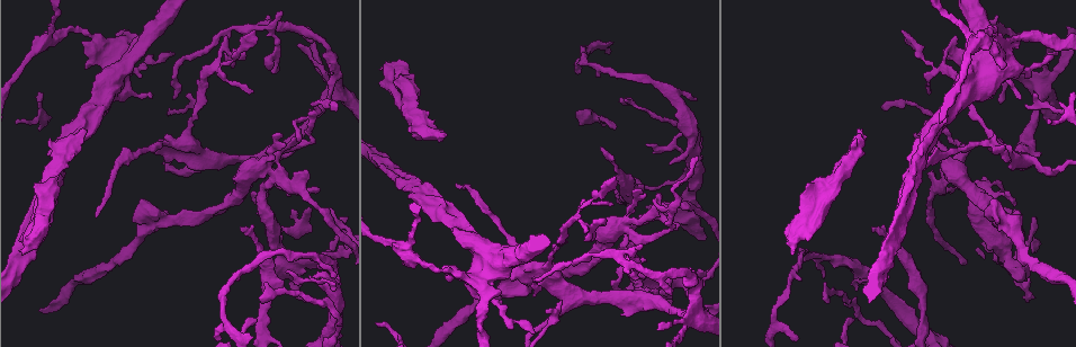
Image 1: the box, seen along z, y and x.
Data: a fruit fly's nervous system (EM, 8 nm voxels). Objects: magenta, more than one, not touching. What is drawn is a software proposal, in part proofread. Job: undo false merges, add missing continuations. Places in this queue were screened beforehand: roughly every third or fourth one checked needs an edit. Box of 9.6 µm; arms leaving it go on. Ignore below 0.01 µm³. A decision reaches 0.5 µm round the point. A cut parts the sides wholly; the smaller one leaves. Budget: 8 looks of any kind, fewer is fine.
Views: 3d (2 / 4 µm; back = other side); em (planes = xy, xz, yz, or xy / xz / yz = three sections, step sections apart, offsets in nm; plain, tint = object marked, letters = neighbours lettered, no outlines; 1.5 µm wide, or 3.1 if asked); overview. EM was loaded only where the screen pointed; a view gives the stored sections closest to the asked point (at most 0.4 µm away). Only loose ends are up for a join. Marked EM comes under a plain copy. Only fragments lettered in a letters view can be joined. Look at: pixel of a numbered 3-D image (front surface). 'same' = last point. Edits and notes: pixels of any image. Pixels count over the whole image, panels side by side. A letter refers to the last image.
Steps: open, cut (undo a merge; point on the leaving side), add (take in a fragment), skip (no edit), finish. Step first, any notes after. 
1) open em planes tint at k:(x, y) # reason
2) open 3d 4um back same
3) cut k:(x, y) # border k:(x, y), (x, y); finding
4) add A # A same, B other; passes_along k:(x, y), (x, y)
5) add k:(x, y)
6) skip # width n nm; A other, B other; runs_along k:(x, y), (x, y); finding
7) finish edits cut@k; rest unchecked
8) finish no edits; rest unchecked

open 3d 2um at 1:(403, 251) # branch point

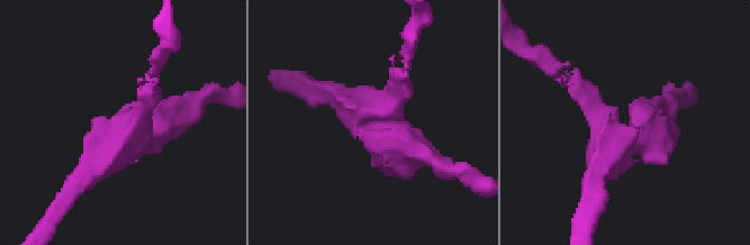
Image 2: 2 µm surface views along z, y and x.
open em yz step 4 letters at 2:(122, 137) # arms 3; need the tissue

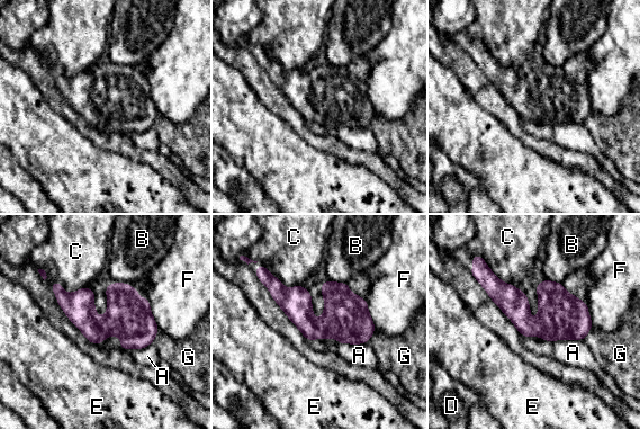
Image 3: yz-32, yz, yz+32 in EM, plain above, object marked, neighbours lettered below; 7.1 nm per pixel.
skip # A other, B other, C other, D other, E other, F other, G other; border 3:(146, 297), (151, 315), (159, 330); one cell here

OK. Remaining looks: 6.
open 3d 4um at 1:(21, 239) # branch stops here

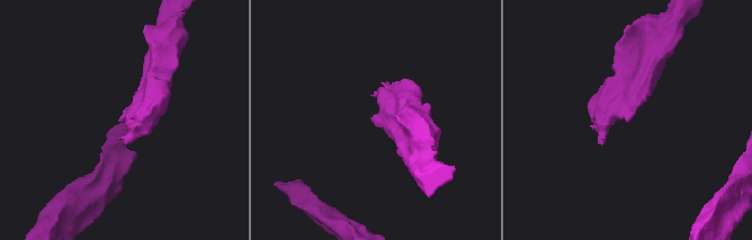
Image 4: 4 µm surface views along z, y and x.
open em planes letters at 4:(123, 122) # now the EM

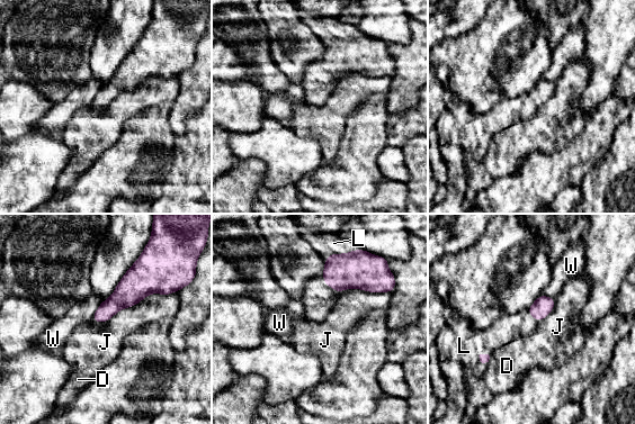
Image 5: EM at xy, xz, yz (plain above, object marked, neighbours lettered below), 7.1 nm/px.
add L # D other, J other, L same, W other; it goes on there

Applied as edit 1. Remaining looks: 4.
open 3d 4um at 1:(601, 147) # thin end

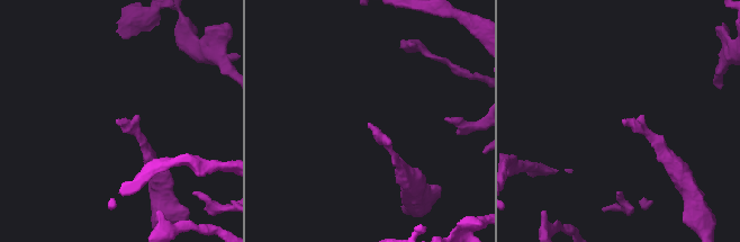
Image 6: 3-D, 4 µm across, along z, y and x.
open em planes letters at 6:(623, 120) # need the tissue

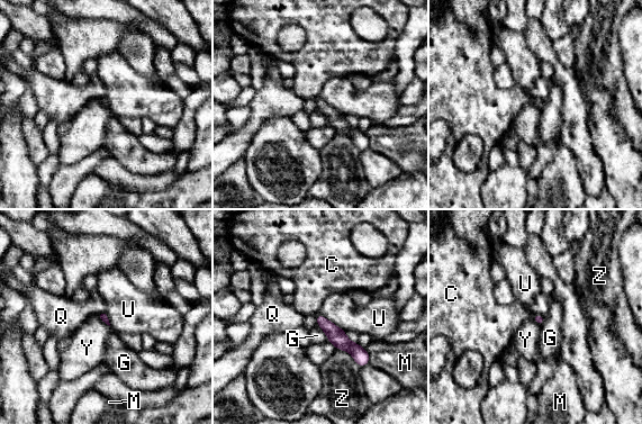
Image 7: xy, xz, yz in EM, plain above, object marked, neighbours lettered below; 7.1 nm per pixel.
skip # C other, G other, M other, Q other, U other, Y other, Z other; border 7:(318, 312), (345, 332); none of them fits

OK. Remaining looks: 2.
finish edits add@5; rest unchecked

